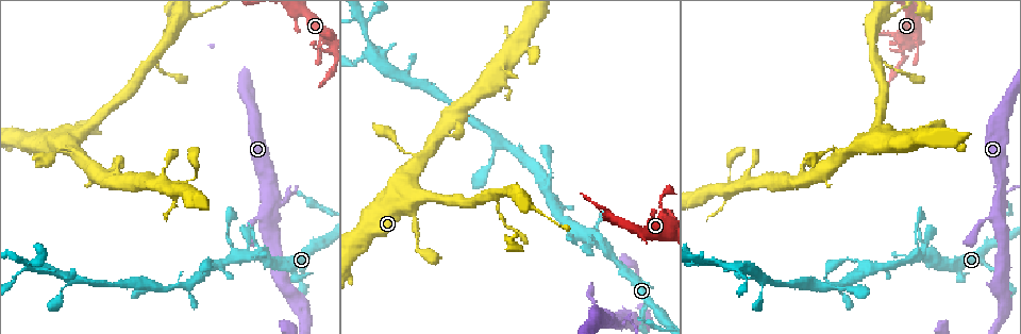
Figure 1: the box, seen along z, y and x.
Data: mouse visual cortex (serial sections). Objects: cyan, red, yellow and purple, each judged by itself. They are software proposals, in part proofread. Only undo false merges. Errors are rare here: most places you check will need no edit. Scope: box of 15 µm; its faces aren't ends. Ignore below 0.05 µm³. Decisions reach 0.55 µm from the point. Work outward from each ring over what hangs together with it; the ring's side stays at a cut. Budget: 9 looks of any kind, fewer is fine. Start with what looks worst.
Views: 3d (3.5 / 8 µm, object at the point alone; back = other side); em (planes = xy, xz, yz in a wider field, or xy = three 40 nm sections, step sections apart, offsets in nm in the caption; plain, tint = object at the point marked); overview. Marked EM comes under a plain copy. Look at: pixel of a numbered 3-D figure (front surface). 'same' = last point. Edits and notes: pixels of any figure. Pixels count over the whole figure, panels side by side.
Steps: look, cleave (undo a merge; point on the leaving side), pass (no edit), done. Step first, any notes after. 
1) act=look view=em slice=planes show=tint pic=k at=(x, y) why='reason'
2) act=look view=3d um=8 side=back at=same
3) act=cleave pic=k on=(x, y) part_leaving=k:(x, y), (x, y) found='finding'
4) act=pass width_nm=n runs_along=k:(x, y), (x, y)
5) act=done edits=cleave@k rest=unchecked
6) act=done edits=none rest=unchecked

act=look view=3d um=3.5 pic=1 at=(629, 318) why='sharp bend'

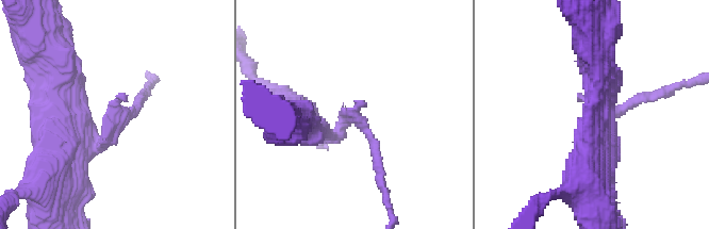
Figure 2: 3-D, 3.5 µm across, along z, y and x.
act=look view=em slice=xy step=5 show=tint pic=2 at=(115, 120)

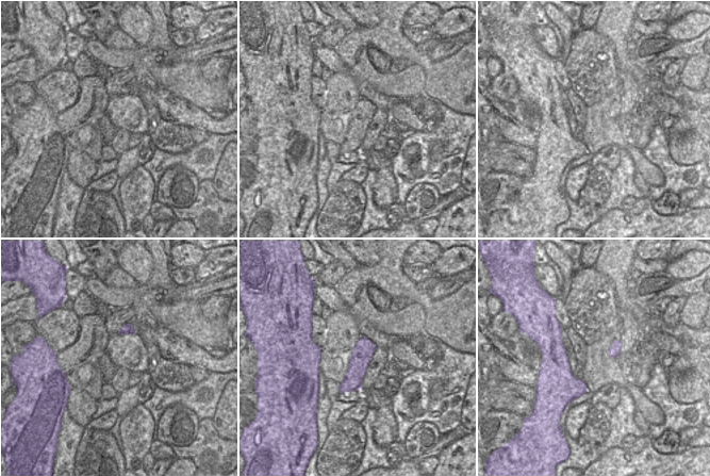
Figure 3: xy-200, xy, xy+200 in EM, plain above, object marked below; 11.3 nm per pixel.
act=pass runs_along=3:(364, 340), (354, 375), (342, 389) found='all the same cell'

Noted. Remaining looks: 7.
act=look view=3d um=8 pic=1 at=(149, 61) why='small branch off a trunk'

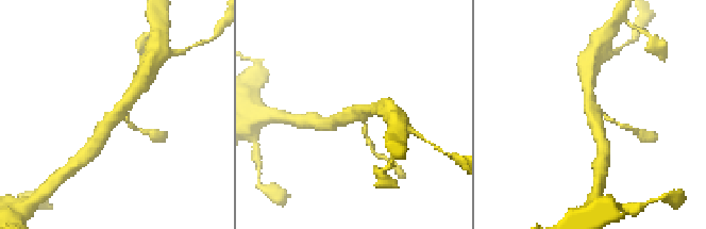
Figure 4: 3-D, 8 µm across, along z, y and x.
act=look view=3d um=3.5 pic=4 at=(116, 114) why='zoom in'

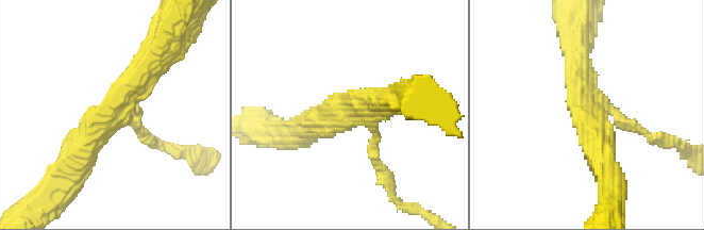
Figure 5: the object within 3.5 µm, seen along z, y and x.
act=look view=em slice=xy step=1 show=tint pic=5 at=(585, 111) arms=3 arm_widths_nm=150,350,450

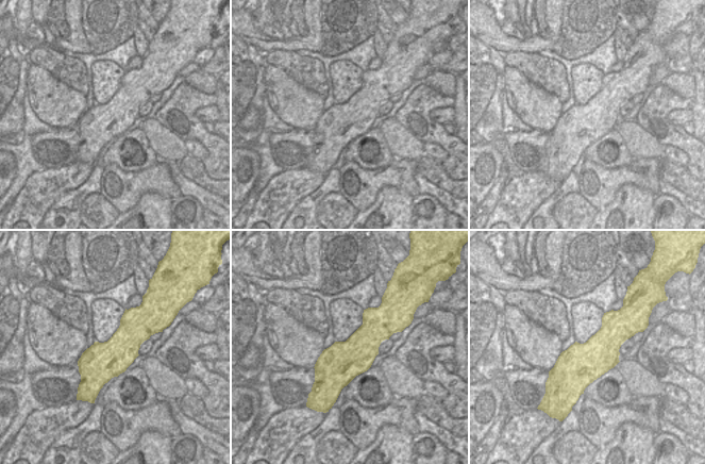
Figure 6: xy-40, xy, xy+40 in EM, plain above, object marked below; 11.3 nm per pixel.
act=pass found='continuous, no second cell'

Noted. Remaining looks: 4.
act=look view=em slice=xy step=3 show=tint pic=1 at=(410, 85) why='small branch off a trunk'

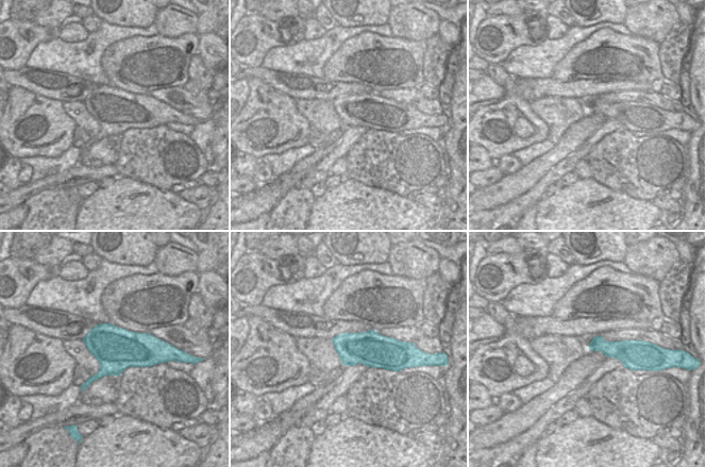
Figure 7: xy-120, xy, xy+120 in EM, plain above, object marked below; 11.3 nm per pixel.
act=look view=3d um=3.5 at=same why='wider look'

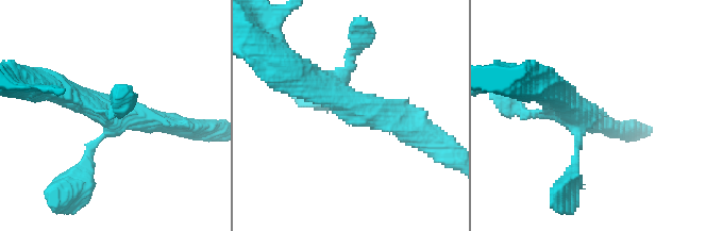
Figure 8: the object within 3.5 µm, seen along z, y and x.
act=pass runs_along=8:(418, 136), (300, 79) found='continuous, no second cell'

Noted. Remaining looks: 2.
act=look view=3d um=3.5 pic=1 at=(24, 263) why='four or more arms meet'

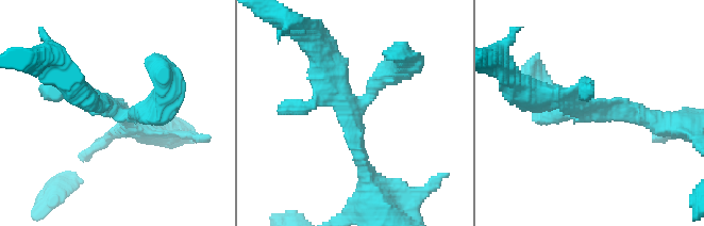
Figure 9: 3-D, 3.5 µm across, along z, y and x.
act=look view=em slice=xy step=5 show=tint pic=9 at=(120, 110) arms=4 arm_widths_nm=150,200,300,300

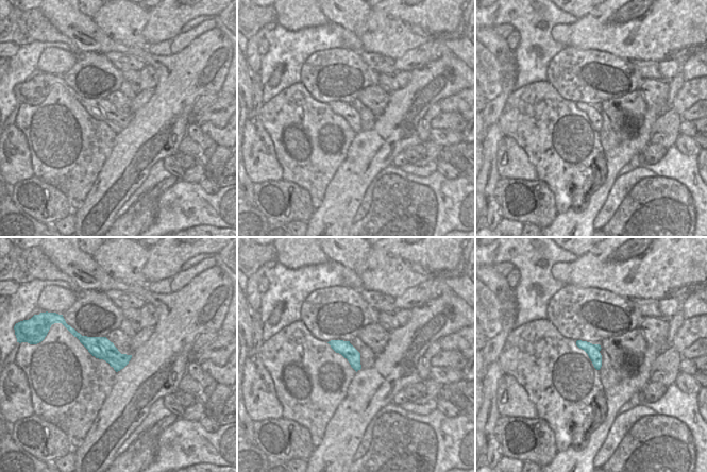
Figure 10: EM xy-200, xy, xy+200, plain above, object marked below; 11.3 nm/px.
act=pass found='continuous, no second cell'

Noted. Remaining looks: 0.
act=done edits=none rest=unchecked

